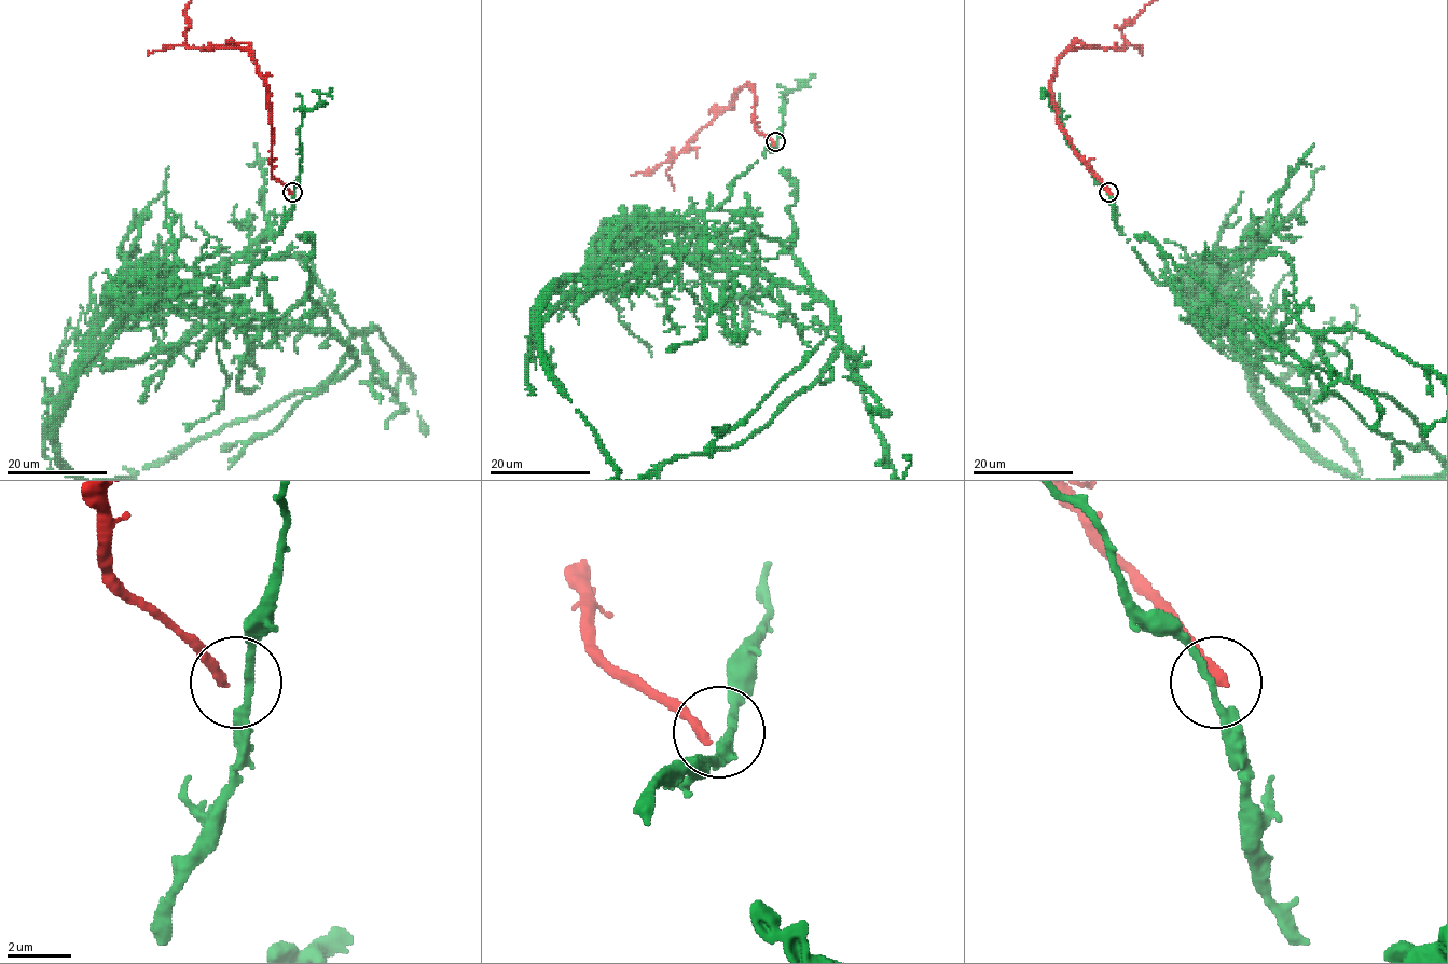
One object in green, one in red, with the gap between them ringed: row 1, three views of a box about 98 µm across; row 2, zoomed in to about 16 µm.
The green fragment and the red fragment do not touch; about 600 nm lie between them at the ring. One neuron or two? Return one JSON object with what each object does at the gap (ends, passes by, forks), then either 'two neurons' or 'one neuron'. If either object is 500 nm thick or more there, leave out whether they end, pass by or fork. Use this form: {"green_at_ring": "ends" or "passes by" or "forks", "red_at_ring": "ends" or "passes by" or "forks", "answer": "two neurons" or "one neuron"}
{"green_at_ring": "passes by", "red_at_ring": "ends", "answer": "one neuron"}

